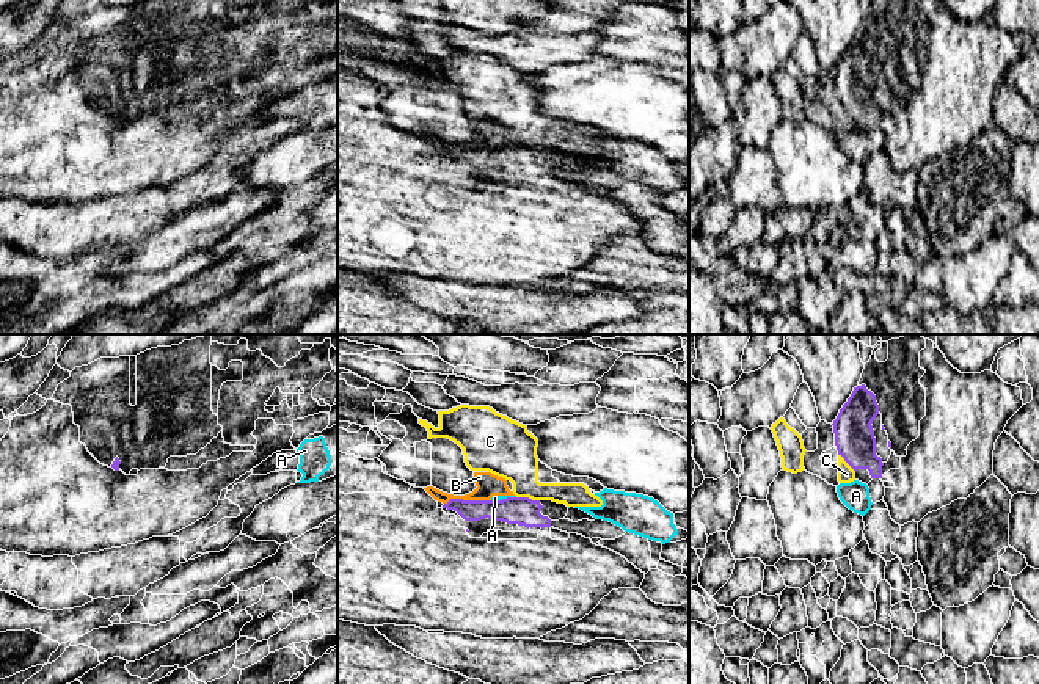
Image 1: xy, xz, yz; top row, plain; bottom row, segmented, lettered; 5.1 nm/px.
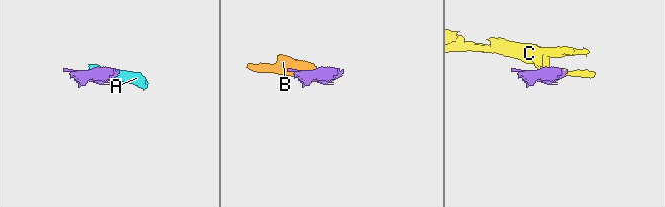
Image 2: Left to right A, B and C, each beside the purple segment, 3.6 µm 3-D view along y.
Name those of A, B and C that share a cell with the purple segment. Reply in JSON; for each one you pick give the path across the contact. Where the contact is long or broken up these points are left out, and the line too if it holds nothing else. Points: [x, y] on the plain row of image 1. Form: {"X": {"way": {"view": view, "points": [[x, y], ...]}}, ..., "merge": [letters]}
{"merge": []}

